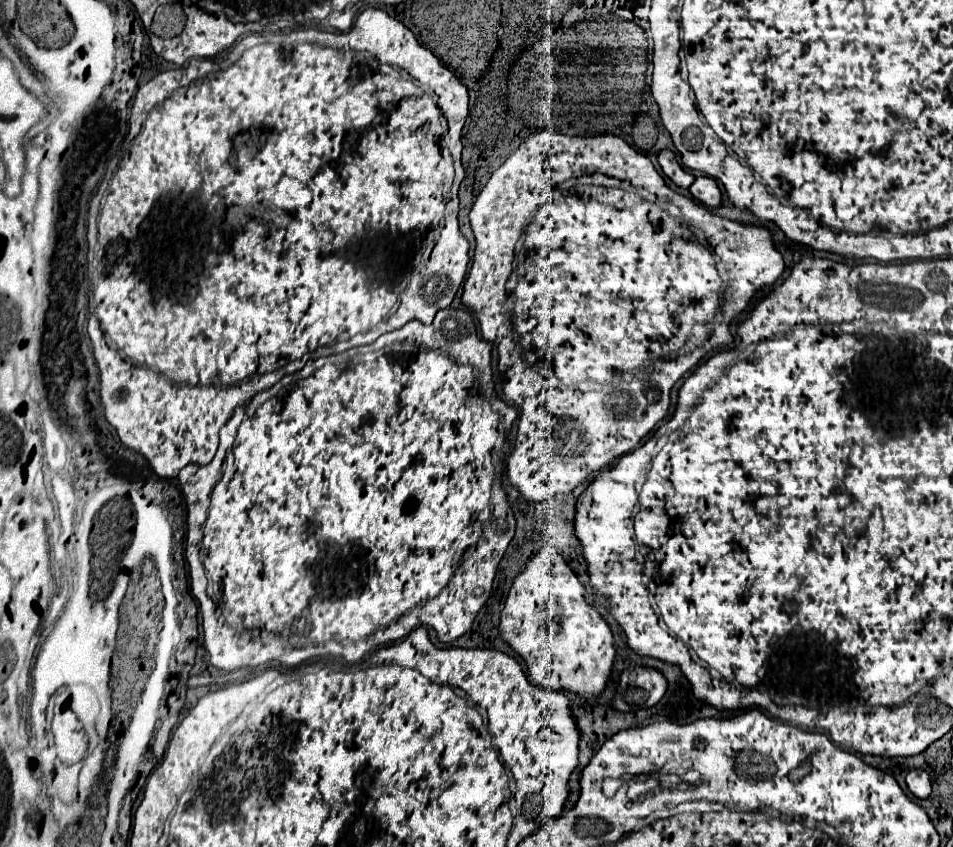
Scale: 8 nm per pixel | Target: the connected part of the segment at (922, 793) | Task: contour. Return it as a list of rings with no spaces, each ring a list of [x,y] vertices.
[[[912,770],[912,772],[908,772],[906,784],[908,784],[910,792],[912,792],[916,798],[920,798],[920,800],[926,800],[926,798],[932,794],[930,776],[928,776],[928,772],[924,772],[924,770]]]

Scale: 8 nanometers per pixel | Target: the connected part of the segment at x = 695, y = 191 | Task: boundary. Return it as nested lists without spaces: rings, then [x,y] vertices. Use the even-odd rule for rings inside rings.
[[[698,176],[694,180],[694,184],[690,186],[690,194],[702,202],[704,206],[708,208],[720,208],[722,204],[722,194],[720,194],[720,188],[714,180],[710,180],[708,176]]]

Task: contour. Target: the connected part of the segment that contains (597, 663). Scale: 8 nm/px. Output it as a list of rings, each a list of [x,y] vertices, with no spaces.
[[[544,546],[540,554],[536,554],[526,564],[524,572],[514,578],[500,618],[500,634],[524,658],[532,684],[552,690],[566,690],[582,698],[592,698],[598,696],[608,682],[616,656],[610,626],[596,612],[596,608],[586,602],[584,586],[578,582],[572,568],[564,562],[562,554],[558,554],[552,546]]]

